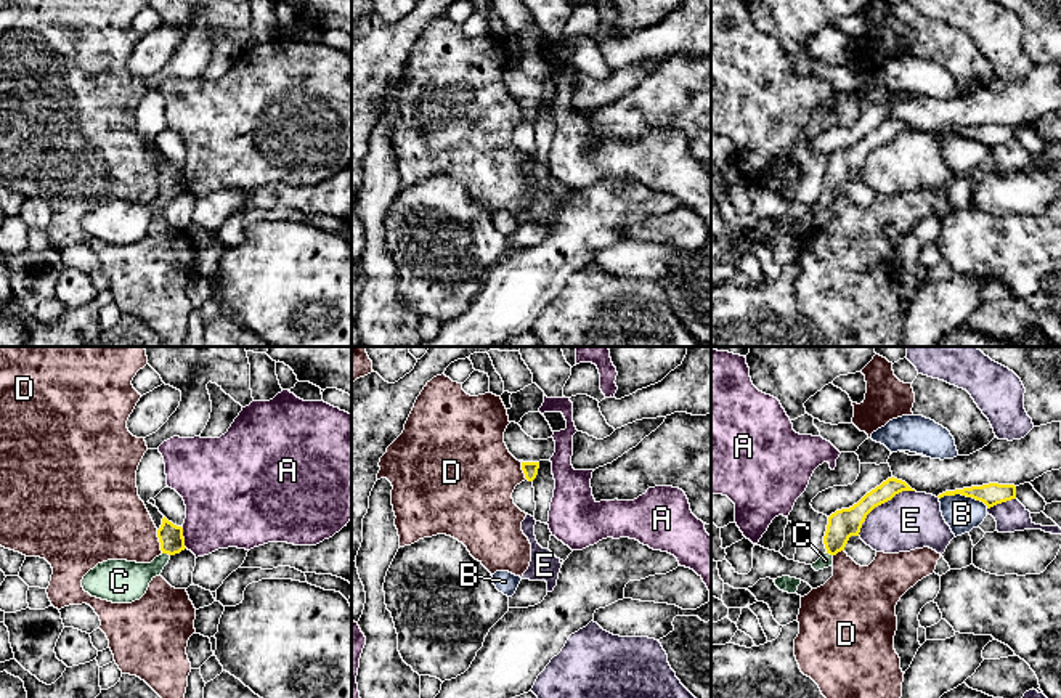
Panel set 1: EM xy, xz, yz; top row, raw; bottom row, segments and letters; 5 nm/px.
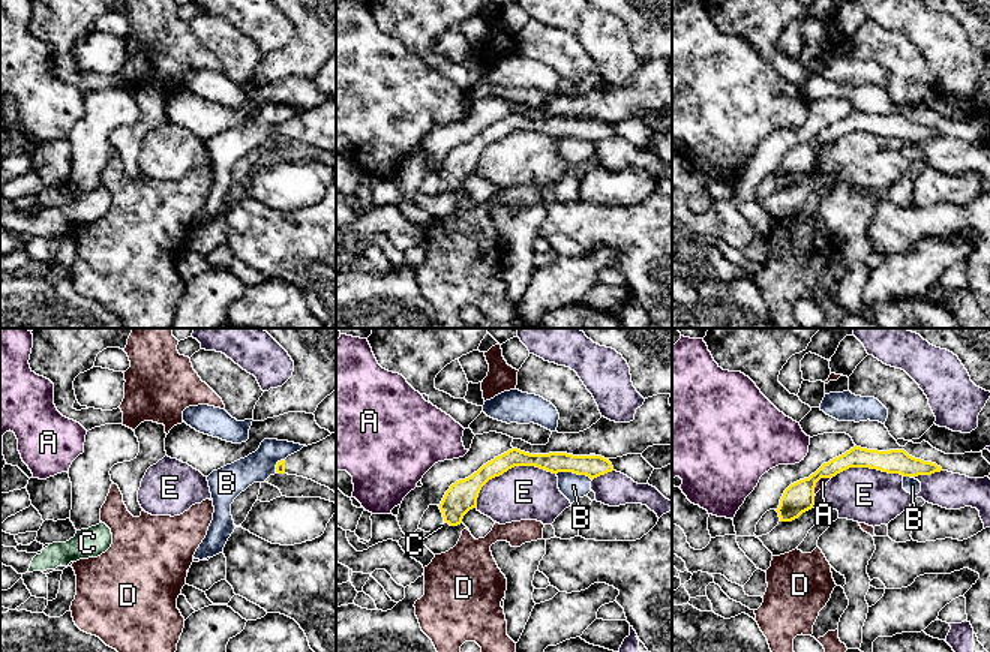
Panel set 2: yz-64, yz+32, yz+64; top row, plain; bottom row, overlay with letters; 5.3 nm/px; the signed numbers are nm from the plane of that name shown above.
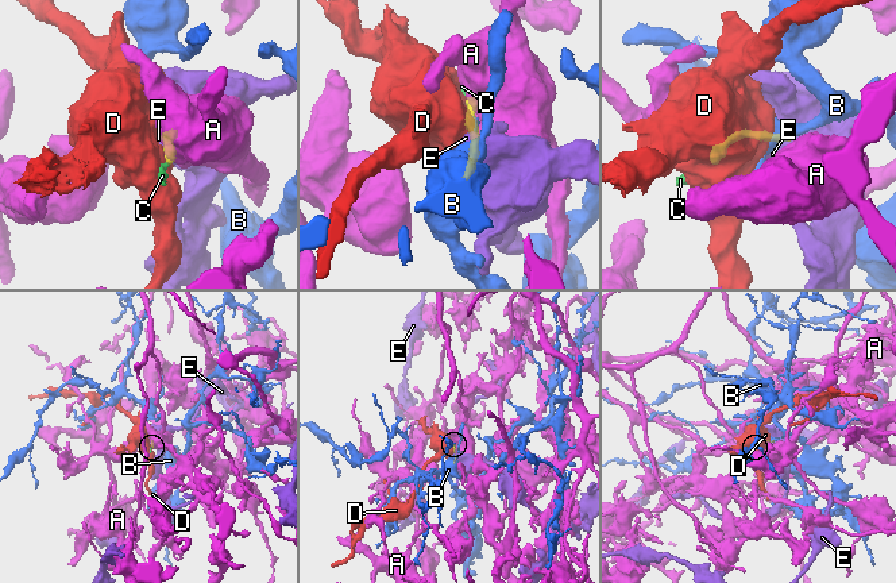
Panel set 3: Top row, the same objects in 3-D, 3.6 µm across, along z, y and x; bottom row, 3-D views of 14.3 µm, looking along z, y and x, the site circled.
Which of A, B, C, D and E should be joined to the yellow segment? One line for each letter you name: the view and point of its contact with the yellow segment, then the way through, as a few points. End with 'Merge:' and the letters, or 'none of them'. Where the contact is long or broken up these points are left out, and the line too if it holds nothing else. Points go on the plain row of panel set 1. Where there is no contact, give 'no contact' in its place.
C: contact xy (166, 193); way xy (170, 177), (166, 193), (151, 211), (126, 222)
Merge: C

